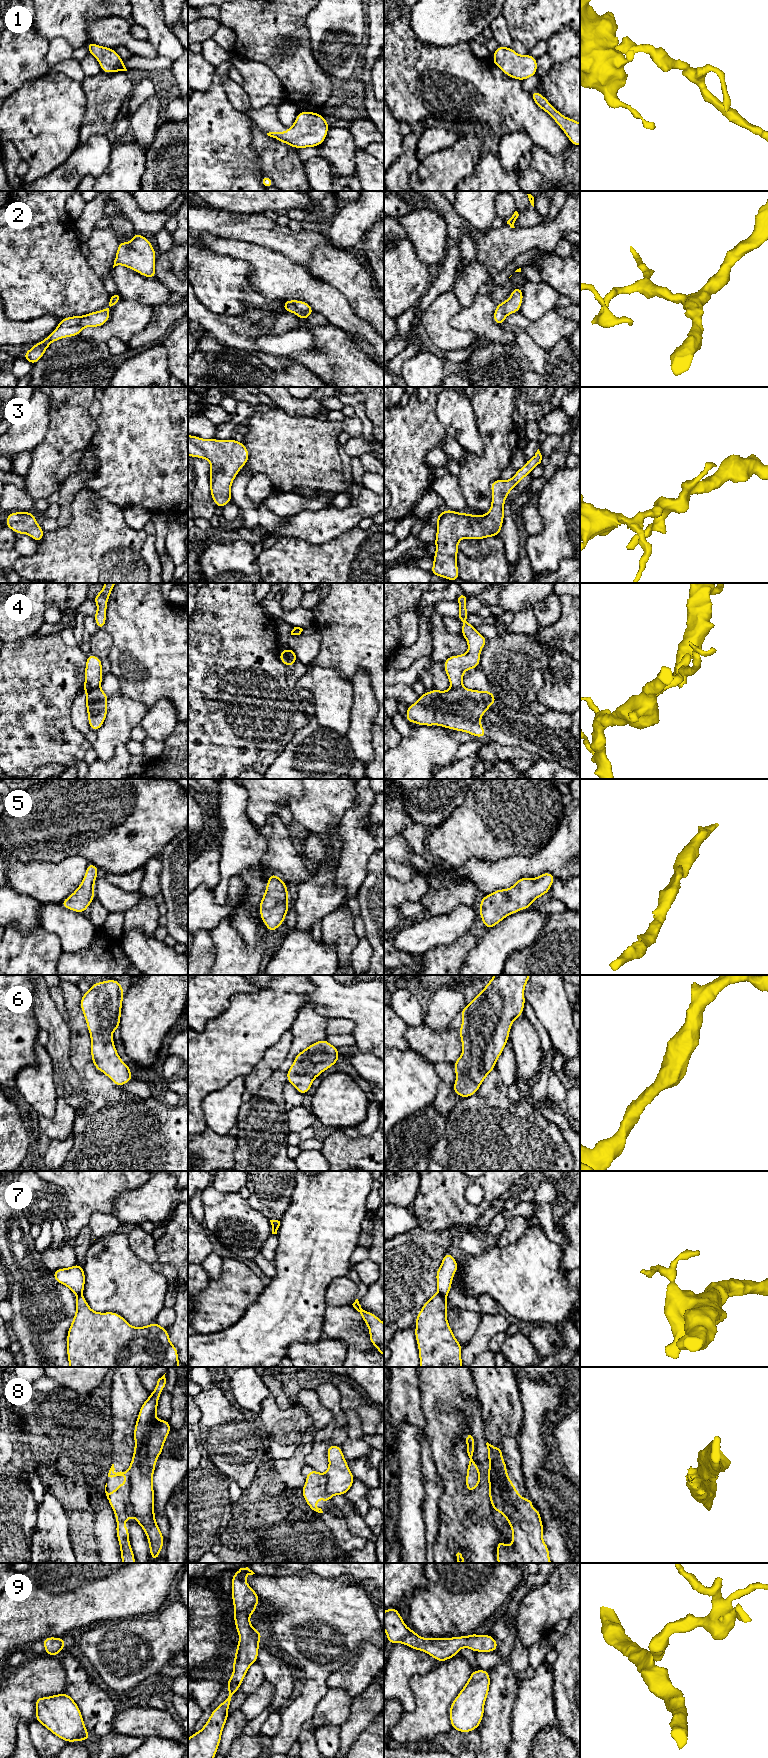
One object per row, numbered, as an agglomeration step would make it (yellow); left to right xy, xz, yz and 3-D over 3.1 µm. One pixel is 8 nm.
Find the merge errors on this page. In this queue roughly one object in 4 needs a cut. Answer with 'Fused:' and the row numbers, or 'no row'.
Fused: 4, 7, 8

